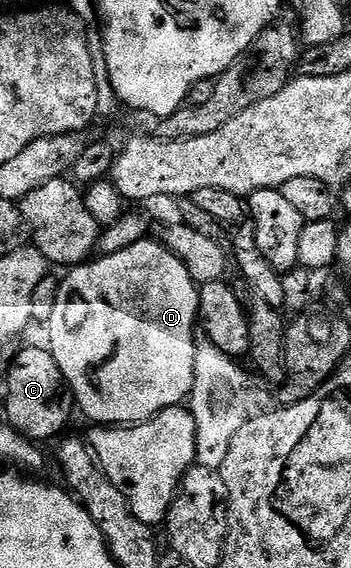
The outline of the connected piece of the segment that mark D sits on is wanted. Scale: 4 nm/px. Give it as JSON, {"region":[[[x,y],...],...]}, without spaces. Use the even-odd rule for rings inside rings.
{"region":[[[145,240],[126,248],[122,252],[105,254],[95,260],[89,260],[79,266],[73,266],[63,275],[60,292],[57,298],[54,318],[46,326],[48,332],[47,345],[50,347],[54,360],[58,360],[58,368],[62,368],[64,379],[72,390],[75,405],[89,418],[92,424],[118,426],[121,424],[139,424],[147,422],[155,414],[161,414],[166,408],[179,406],[192,393],[194,384],[194,358],[196,356],[196,336],[198,333],[198,315],[200,313],[200,291],[190,276],[186,264],[165,248],[163,241]]]}

